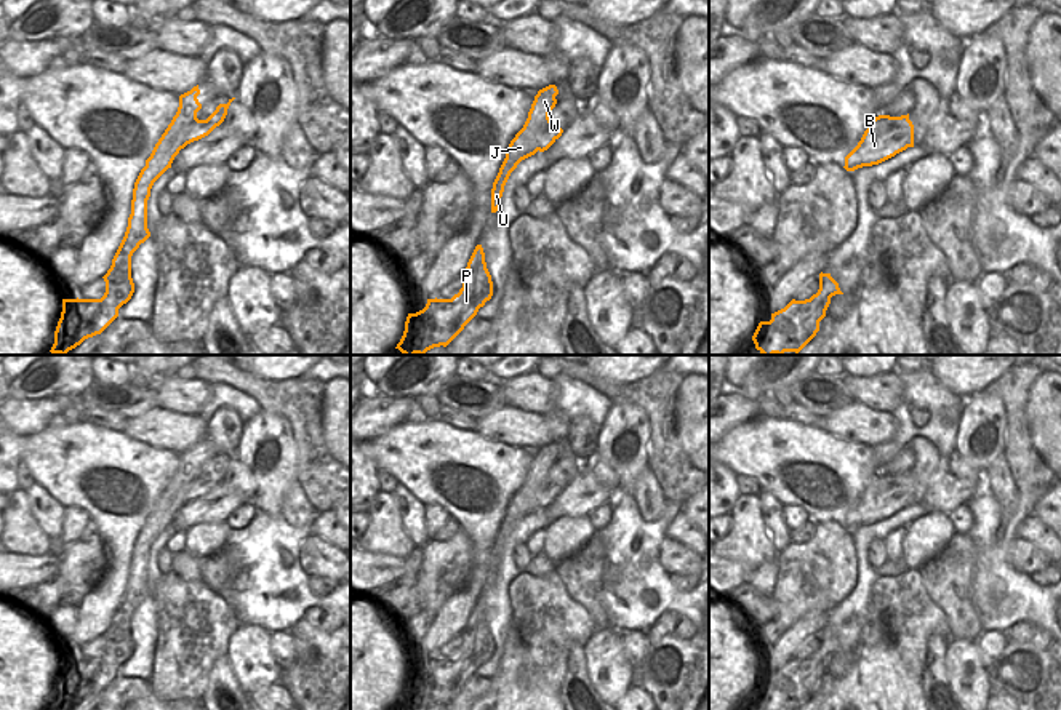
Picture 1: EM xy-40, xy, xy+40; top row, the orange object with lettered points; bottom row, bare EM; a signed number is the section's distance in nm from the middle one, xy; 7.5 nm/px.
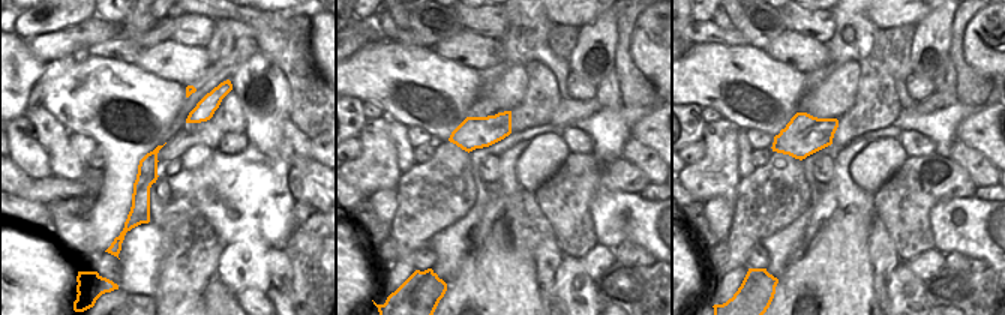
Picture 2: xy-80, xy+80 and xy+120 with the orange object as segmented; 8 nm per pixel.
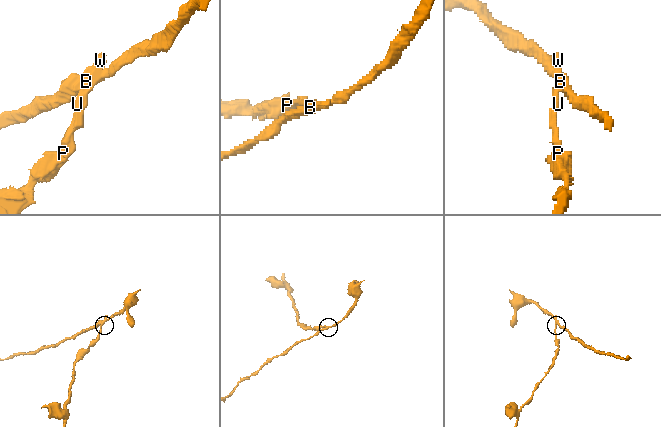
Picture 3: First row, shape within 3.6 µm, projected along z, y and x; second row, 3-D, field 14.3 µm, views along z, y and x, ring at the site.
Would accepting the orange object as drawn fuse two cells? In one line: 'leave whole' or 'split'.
split

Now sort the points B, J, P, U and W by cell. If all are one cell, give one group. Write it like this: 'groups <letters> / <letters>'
groups B / J P U W

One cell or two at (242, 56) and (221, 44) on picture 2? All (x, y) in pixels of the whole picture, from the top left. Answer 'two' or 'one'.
two

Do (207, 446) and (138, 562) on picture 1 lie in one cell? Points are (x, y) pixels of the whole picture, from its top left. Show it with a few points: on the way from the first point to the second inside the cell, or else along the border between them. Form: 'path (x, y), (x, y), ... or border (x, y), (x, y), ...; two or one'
path (184, 475), (149, 533); one

